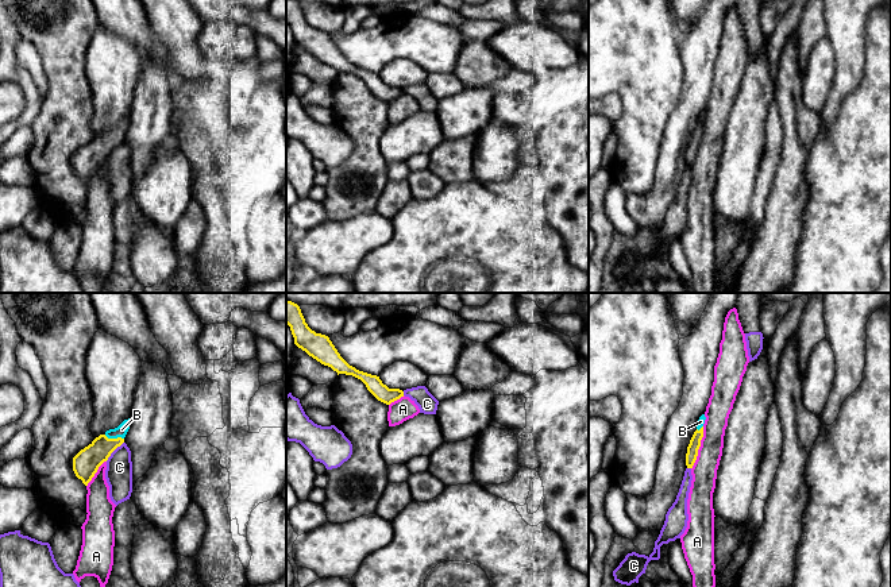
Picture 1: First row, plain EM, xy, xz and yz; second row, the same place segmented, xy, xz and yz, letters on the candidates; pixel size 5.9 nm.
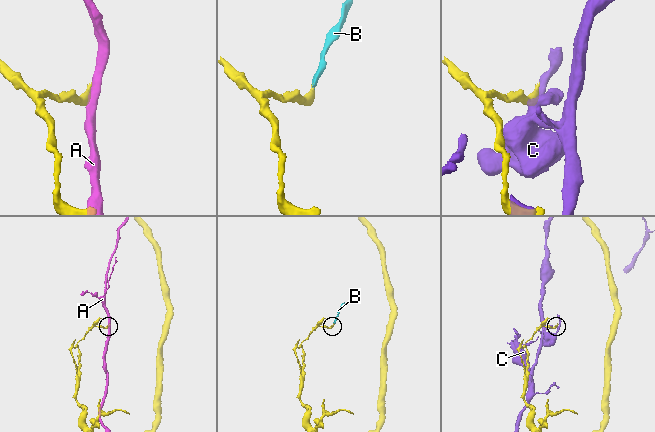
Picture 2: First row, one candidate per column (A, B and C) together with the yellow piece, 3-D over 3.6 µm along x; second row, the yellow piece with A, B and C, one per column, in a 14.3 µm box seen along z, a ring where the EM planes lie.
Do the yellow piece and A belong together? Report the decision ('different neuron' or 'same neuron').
different neuron

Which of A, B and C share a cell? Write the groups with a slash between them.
A / B / C

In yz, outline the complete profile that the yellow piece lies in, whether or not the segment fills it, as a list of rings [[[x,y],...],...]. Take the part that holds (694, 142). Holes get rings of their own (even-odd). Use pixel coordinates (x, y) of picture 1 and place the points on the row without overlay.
[[[702,112],[698,117],[697,128],[694,130],[690,142],[687,144],[687,151],[686,151],[686,163],[687,166],[693,166],[697,154],[698,154],[698,147],[701,144],[701,138],[703,135],[703,121],[705,121],[705,112]]]

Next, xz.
[[[286,0],[286,22],[290,24],[294,42],[309,54],[339,72],[352,73],[360,77],[367,88],[381,100],[390,103],[404,94],[400,86],[389,86],[379,74],[356,67],[338,50],[328,34],[312,28],[294,0]]]

